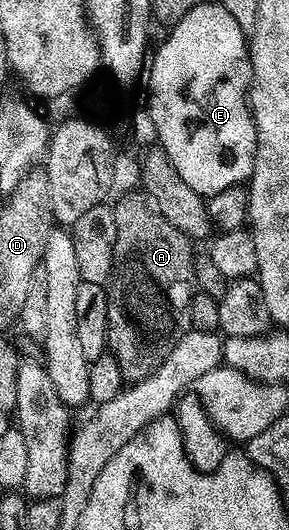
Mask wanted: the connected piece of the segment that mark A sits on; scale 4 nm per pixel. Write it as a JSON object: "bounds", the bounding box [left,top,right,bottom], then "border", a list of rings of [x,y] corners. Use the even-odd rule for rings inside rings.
{"bounds":[106,197,196,383],"border":[[[143,197],[124,198],[112,206],[114,212],[114,260],[112,276],[106,283],[108,303],[106,324],[108,325],[107,353],[118,360],[125,383],[141,382],[150,376],[166,360],[172,350],[172,343],[192,329],[190,304],[196,280],[196,258],[192,254],[193,239],[187,238],[170,220],[166,220]]]}

